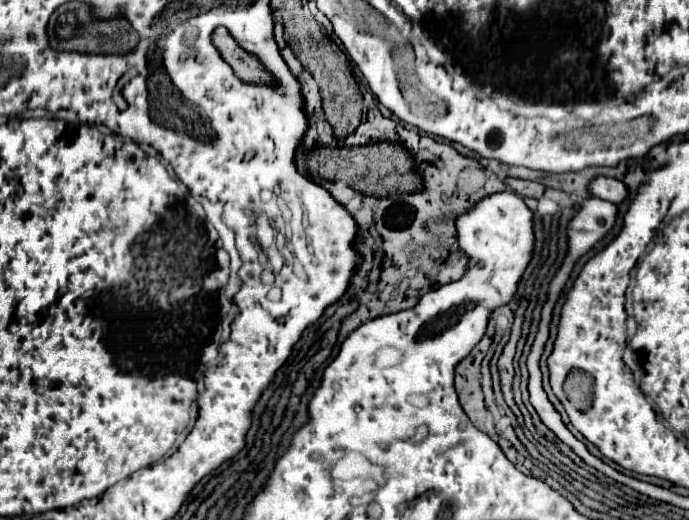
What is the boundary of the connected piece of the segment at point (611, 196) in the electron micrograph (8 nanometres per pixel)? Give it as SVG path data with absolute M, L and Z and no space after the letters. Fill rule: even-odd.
M605 176L593 178L589 182L587 190L593 198L601 198L601 200L607 200L607 202L613 202L613 204L621 204L627 196L627 188L625 188L623 182L619 182L615 178L605 178Z

